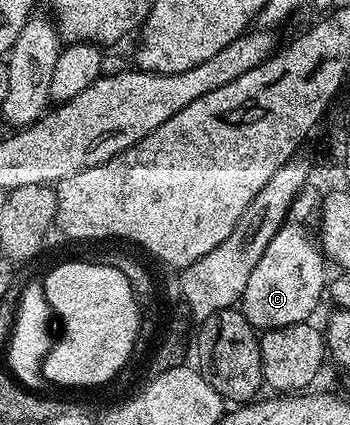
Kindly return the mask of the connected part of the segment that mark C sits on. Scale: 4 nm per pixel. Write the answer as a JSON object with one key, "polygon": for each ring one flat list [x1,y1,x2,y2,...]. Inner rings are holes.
{"polygon":[[306,188,294,200,288,213,288,223,279,230,266,244,266,252,262,252,262,260,254,264,254,272,250,272,250,280,246,280,242,313,250,325,257,331,273,330,290,324,307,322,313,316,316,305,326,294,326,277,324,266,326,259,318,245,317,239,308,235,304,226,296,222,308,222,317,217,322,205,321,195,315,194,312,188]]}

